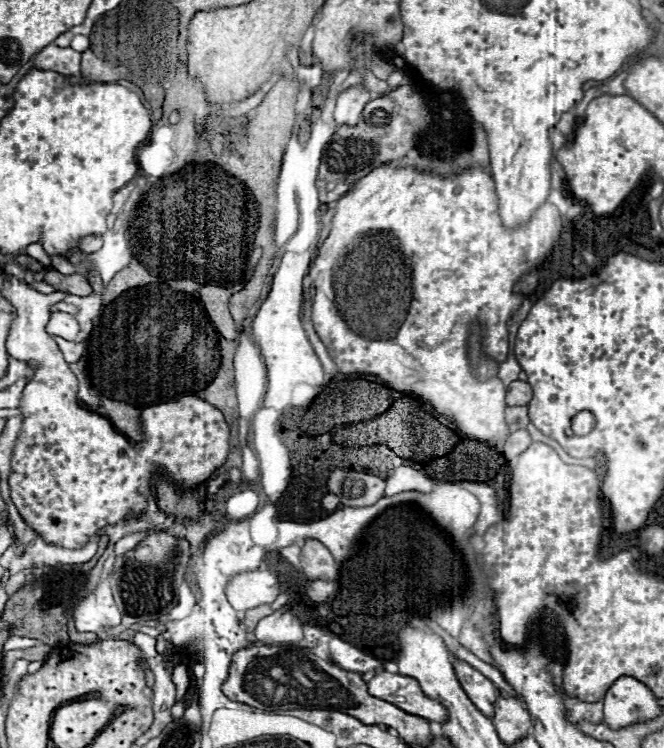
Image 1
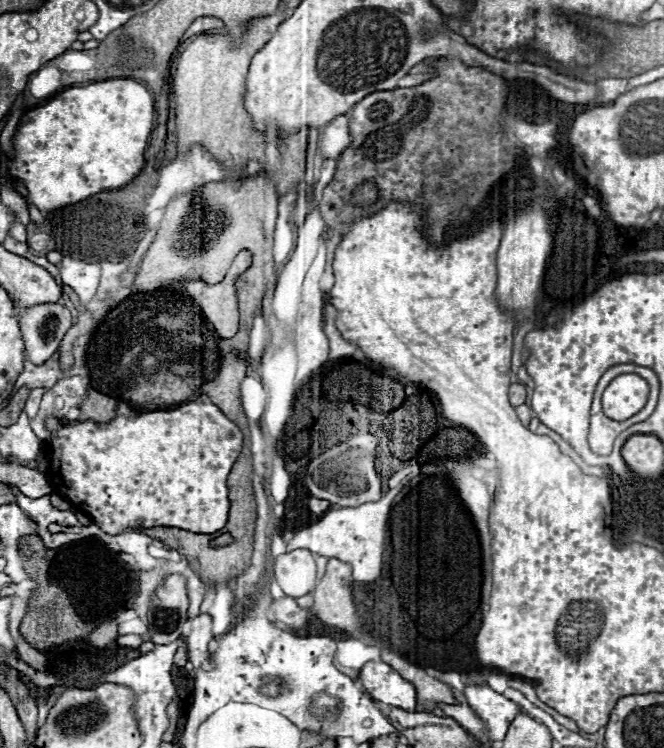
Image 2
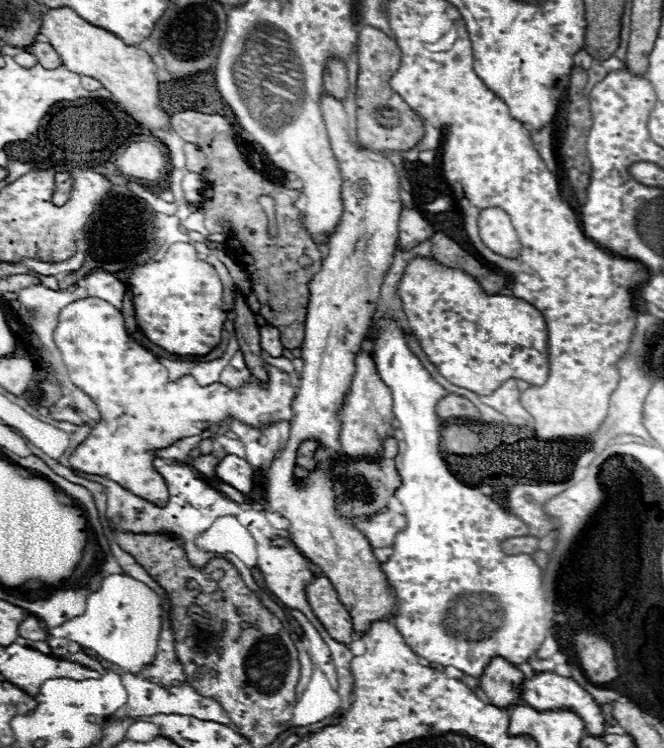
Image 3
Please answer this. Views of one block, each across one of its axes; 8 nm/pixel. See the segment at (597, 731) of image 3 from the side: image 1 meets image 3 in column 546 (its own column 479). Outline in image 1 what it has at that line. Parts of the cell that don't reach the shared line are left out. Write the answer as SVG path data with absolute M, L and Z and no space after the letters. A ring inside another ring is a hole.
M458 658L454 660L454 670L462 688L466 690L468 698L476 704L476 708L488 718L494 718L494 704L496 704L496 698L500 696L498 688L486 676L482 676L478 670L474 670L470 664Z

